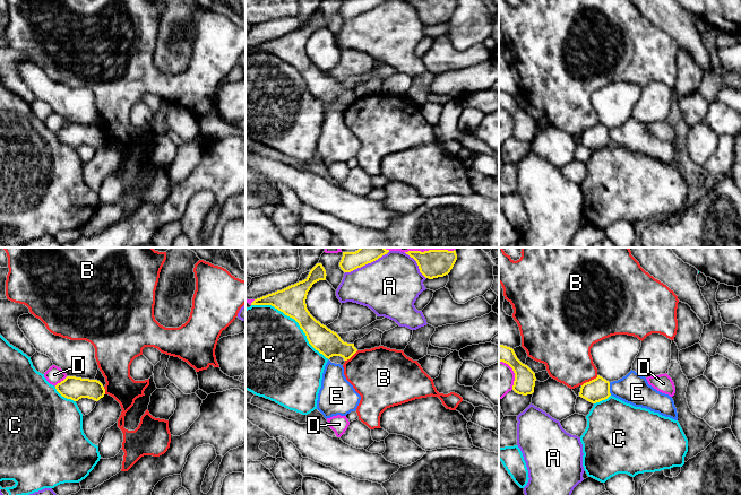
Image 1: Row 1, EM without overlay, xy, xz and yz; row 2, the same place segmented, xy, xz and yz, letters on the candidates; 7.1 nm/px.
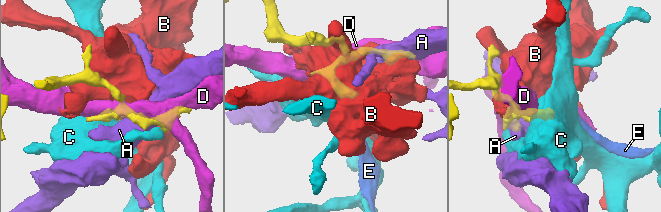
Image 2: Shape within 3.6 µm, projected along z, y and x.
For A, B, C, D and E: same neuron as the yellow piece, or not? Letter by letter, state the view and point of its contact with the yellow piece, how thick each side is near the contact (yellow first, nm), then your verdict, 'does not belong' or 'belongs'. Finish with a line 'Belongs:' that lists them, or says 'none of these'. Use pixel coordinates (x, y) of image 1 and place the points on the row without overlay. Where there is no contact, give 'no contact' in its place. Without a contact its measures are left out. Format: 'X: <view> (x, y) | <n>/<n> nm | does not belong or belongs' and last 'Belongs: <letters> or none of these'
A: xz (365, 10) | 130/420 nm | does not belong
B: yz (589, 128) | 160/340 nm | does not belong
C: xz (294, 66) | 200/480 nm | does not belong
D: xy (61, 128) | 160/120 nm | does not belong
E: yz (609, 136) | 160/220 nm | does not belong
Belongs: none of these

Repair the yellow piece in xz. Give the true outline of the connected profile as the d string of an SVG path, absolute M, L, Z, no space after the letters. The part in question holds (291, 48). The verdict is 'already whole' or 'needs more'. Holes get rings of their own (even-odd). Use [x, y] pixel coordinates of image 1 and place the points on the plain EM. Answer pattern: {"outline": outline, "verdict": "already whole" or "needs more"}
{"outline": "M317 10L304 27L257 45L251 52L274 53L294 66L305 80L309 90L326 105L341 103L347 107L357 98L354 90L344 89L336 79L317 68L307 55L308 38L315 29L326 27L326 23L322 11Z", "verdict": "already whole"}

